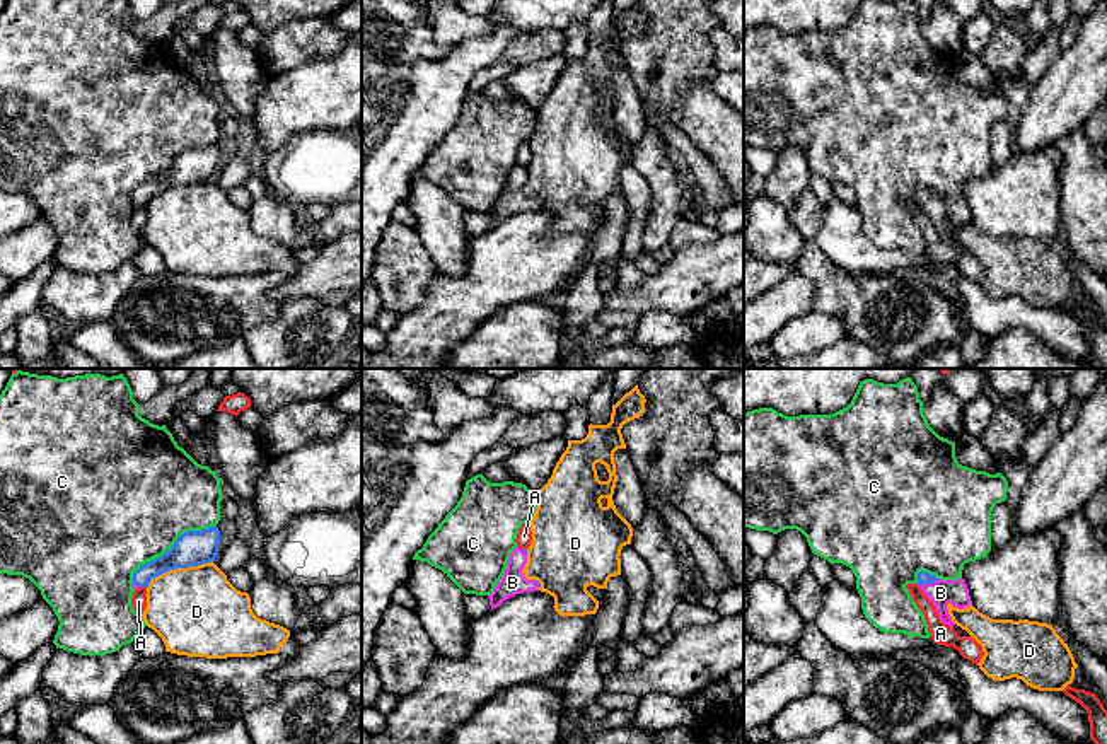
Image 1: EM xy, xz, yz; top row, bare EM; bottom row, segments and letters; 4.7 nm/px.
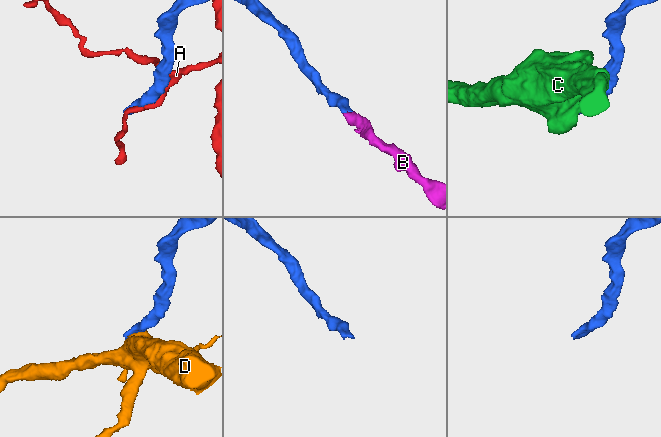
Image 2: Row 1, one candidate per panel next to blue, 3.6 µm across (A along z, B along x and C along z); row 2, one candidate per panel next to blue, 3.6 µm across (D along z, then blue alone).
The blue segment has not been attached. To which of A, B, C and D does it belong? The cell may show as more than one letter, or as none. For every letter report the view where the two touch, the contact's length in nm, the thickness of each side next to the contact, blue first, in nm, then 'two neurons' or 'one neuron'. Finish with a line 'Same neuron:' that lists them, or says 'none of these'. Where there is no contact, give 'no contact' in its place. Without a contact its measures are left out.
A: xy | 40 nm | 130/80 nm | two neurons
B: yz | 100 nm | 60/120 nm | one neuron
C: xy | 480 nm | 170/480 nm | two neurons
D: xy | 340 nm | 170/420 nm | two neurons
Same neuron: B

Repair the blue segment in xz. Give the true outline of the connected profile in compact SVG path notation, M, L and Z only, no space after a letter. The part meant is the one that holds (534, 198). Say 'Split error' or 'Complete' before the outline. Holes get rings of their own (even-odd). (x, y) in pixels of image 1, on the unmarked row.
Split error. M515 166L510 171L507 188L495 208L488 213L491 227L501 224L503 218L522 210L534 210L541 205L537 198L527 198L522 191L527 181L527 167Z

